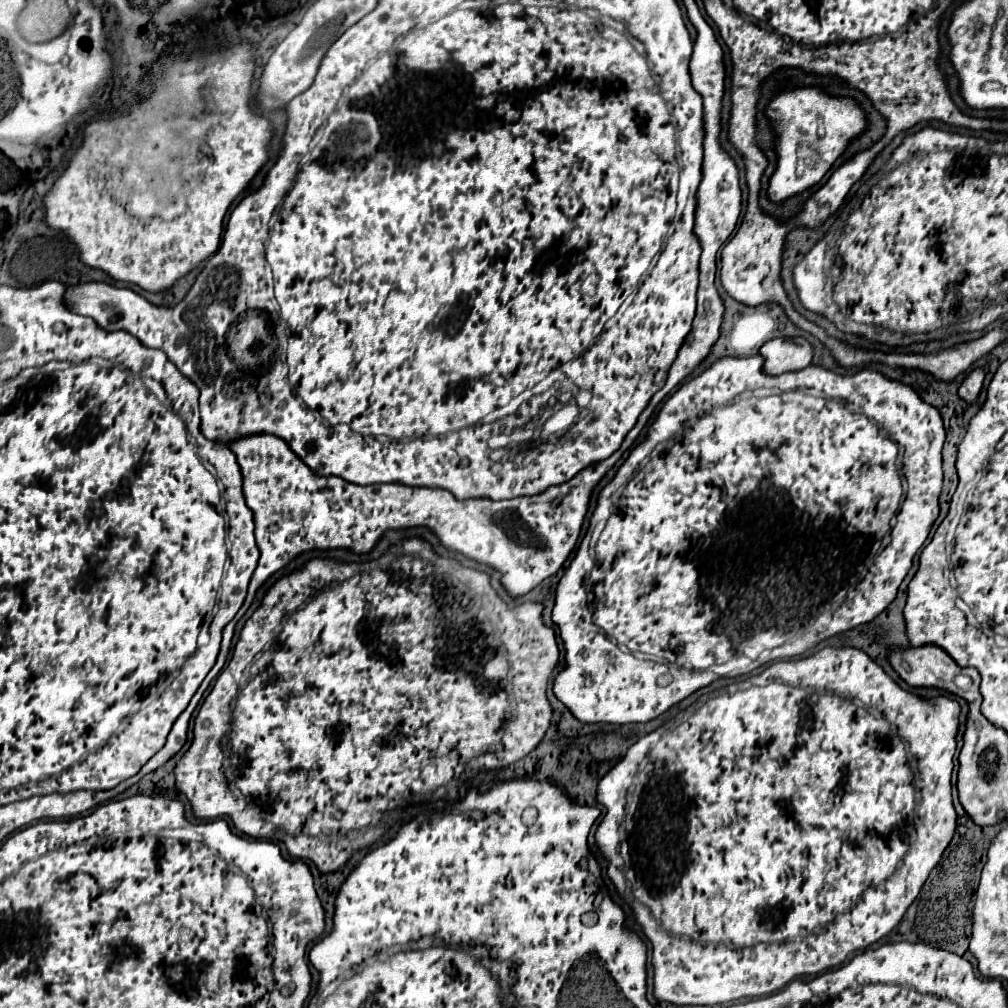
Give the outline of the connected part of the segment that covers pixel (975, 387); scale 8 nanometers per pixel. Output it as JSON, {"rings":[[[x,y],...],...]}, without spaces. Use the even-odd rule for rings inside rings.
{"rings":[[[980,368],[972,370],[972,372],[964,378],[964,382],[962,382],[960,390],[958,390],[960,398],[962,398],[964,402],[968,402],[968,404],[974,404],[976,398],[978,398],[978,394],[980,394],[980,390],[982,390],[982,382],[984,382],[984,372],[982,372]]]}

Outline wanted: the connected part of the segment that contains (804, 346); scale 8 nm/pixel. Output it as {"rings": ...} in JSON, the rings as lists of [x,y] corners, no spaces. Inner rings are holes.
{"rings":[[[774,338],[766,342],[758,352],[764,358],[764,372],[770,376],[804,370],[812,362],[812,346],[804,338]]]}

